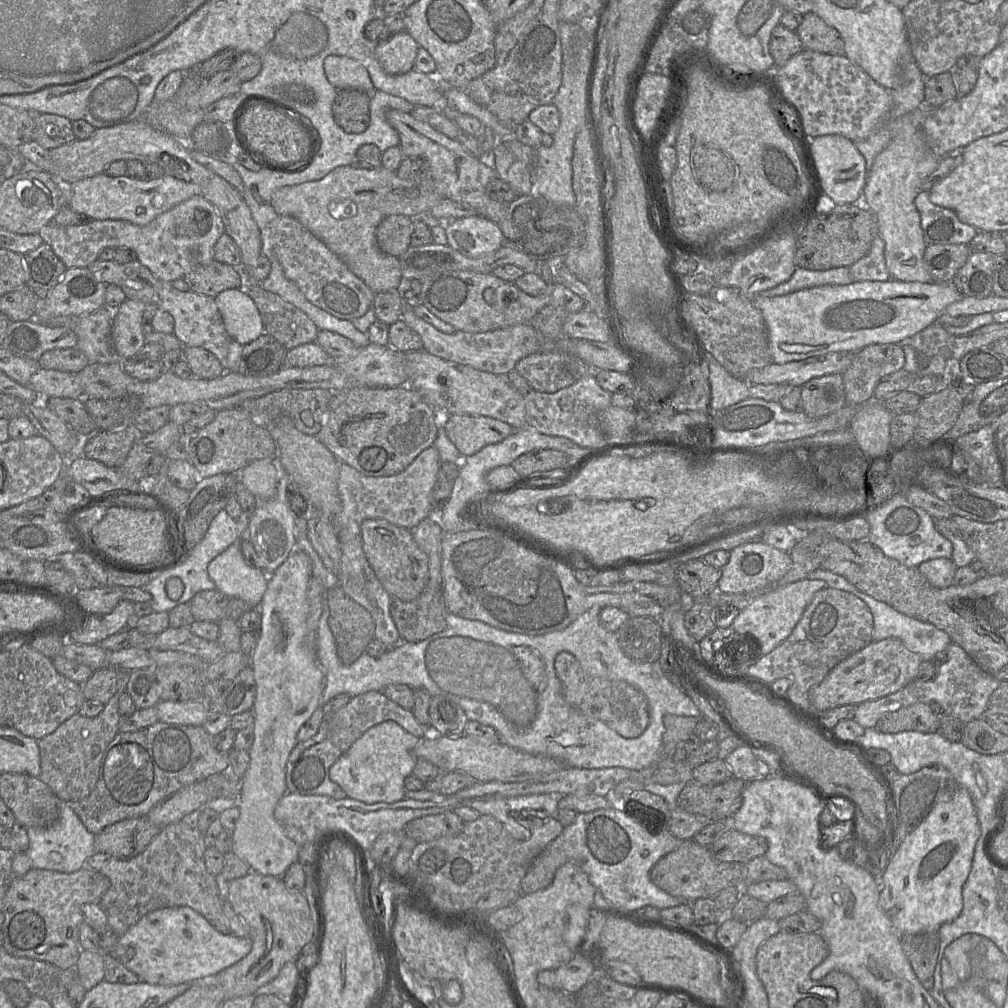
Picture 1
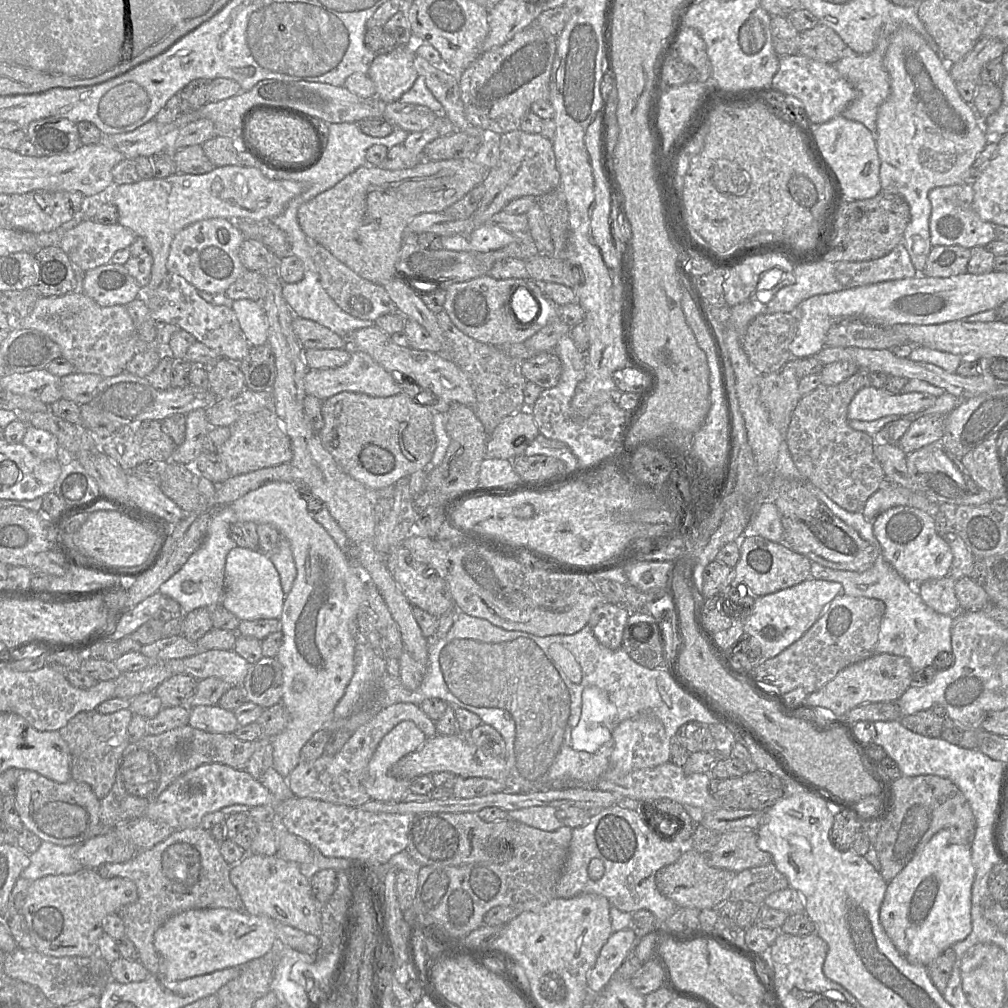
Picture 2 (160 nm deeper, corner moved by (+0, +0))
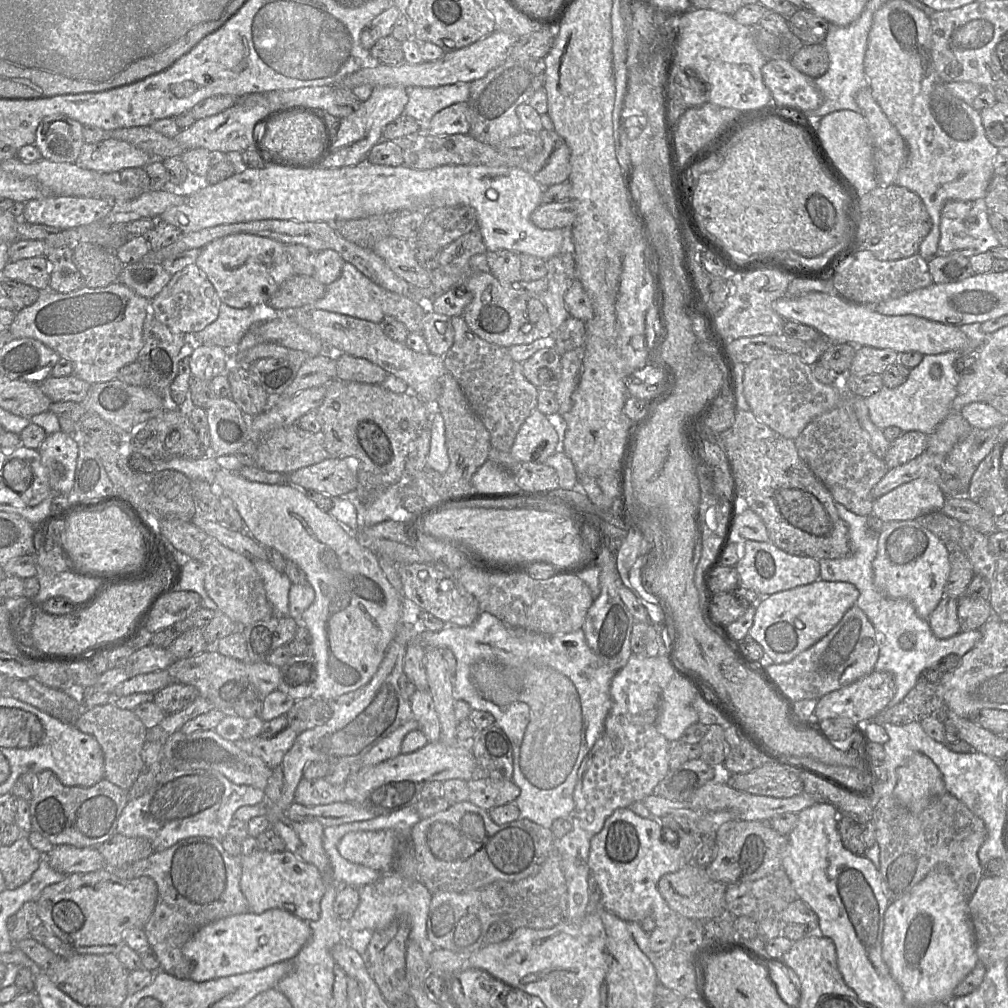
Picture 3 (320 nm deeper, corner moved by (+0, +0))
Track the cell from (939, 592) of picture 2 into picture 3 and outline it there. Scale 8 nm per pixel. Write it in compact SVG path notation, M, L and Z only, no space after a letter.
M944 595L928 618L933 634L939 639L947 639L960 632L957 600Z

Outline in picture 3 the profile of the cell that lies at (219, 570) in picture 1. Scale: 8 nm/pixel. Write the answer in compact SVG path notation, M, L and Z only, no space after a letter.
M252 560L252 562L263 581L267 600L273 609L273 617L287 617L292 582L285 573L277 571L268 560Z

